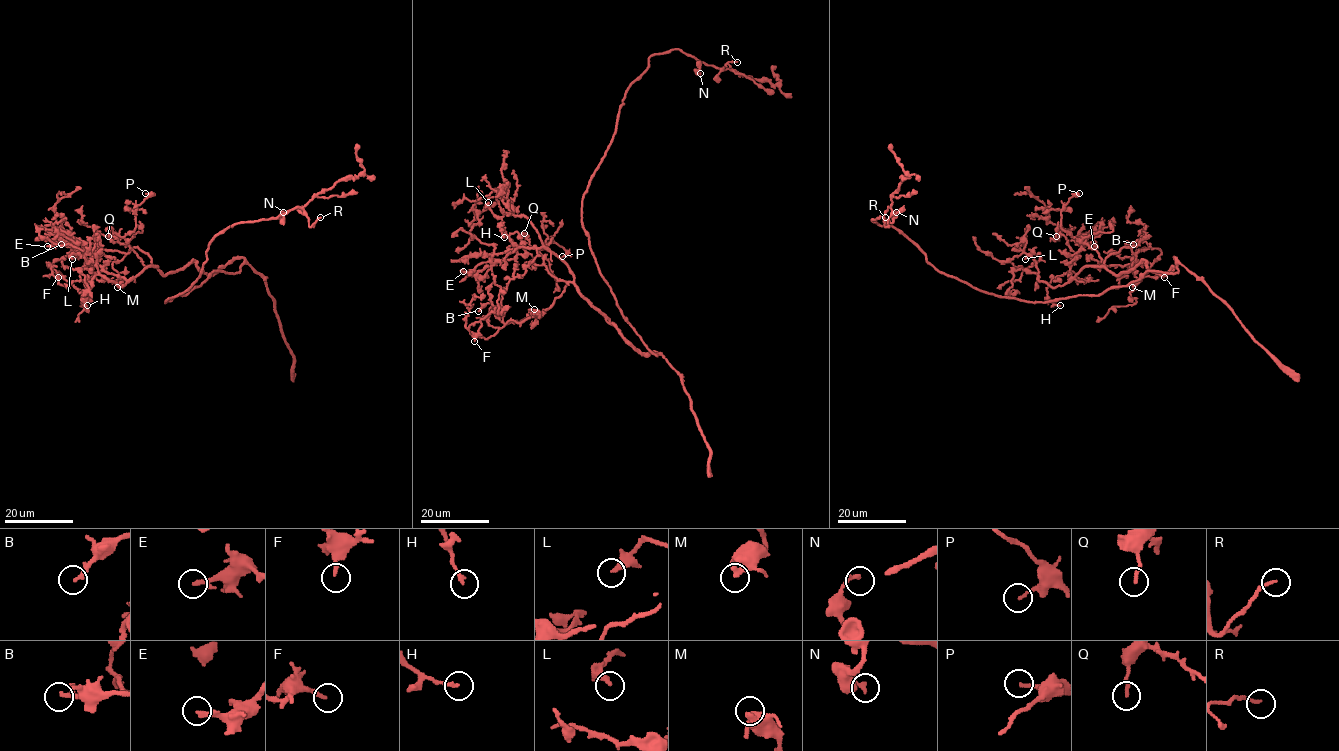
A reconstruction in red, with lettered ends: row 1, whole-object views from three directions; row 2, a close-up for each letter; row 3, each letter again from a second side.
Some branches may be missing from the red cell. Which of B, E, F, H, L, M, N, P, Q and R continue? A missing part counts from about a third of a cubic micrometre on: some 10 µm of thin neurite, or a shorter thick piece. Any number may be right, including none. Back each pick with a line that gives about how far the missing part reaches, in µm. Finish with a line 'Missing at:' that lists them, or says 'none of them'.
Missing at: none of them

